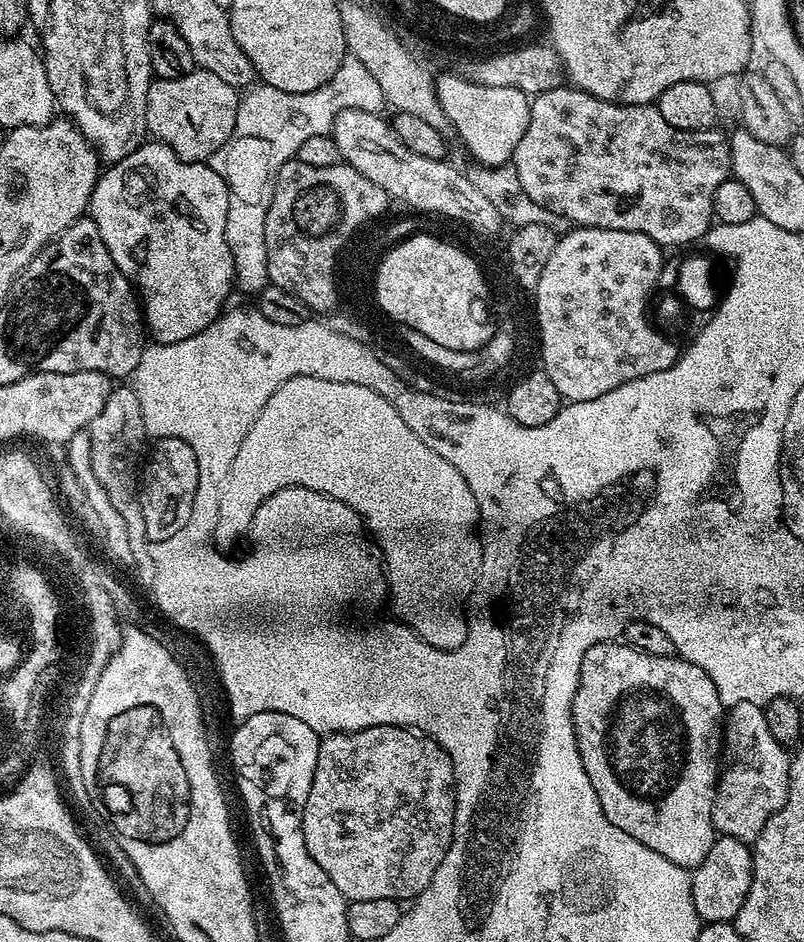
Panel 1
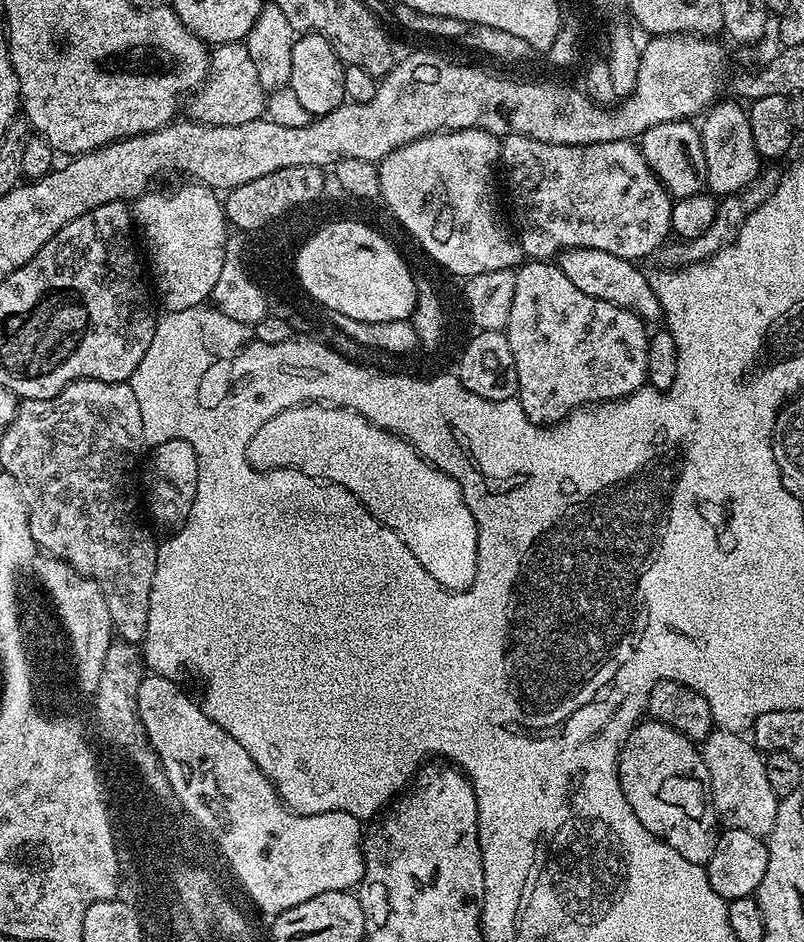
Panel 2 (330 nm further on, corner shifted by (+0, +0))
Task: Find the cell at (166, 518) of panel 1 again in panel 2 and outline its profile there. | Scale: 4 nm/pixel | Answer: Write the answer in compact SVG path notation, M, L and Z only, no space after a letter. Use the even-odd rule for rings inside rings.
M185 440L155 445L142 468L142 496L148 499L149 514L167 530L178 529L188 521L194 494L198 494L198 454L194 454L194 446Z

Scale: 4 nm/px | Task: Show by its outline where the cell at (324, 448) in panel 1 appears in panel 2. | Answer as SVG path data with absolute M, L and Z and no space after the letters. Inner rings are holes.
M319 402L299 404L297 408L284 408L274 418L270 418L250 438L248 453L252 463L268 467L282 464L285 468L304 472L314 480L323 480L340 484L380 524L402 538L422 562L422 570L430 574L444 588L452 592L464 592L472 587L476 577L476 559L478 558L478 534L474 514L466 506L462 490L454 478L450 478L440 468L435 468L417 452L414 445L408 443L402 436L395 436L384 428L379 428L362 418L358 413L348 408L338 408Z

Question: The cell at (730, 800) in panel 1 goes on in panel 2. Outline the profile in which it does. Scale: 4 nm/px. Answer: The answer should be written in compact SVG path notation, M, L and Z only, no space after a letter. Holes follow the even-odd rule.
M713 730L702 741L702 755L706 770L710 774L712 807L716 810L719 823L724 828L746 830L746 834L767 837L776 821L778 797L770 790L766 779L764 756L747 735L739 736L739 731L720 732Z

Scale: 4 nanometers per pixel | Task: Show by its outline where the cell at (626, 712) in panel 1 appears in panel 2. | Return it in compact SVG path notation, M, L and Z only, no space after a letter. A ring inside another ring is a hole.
M651 718L637 724L620 747L620 785L626 802L630 802L630 810L638 814L638 822L642 822L642 826L646 826L650 834L654 834L662 842L666 842L670 850L678 850L682 858L690 858L695 864L704 864L710 854L714 854L718 835L718 817L712 807L710 774L701 754L701 749L693 741L678 734L678 730Z

